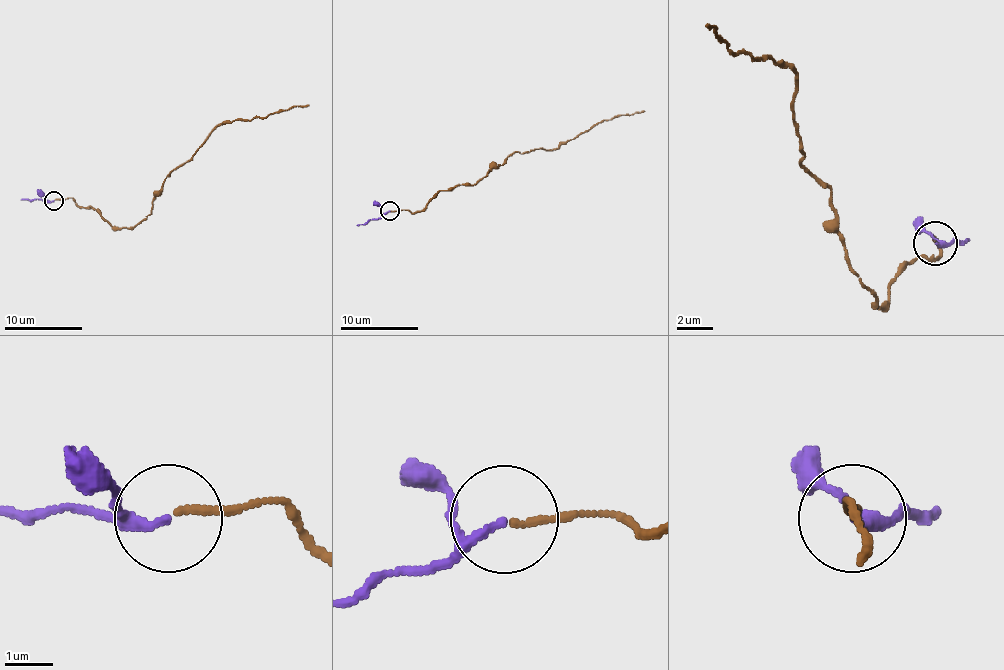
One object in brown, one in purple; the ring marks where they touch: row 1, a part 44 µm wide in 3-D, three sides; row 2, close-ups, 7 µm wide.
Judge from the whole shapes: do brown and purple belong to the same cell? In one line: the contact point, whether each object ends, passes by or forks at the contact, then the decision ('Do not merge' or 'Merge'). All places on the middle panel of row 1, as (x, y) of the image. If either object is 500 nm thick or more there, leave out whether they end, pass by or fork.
Place: (389, 211). At the ring brown ends. At the ring purple passes by. Merge

